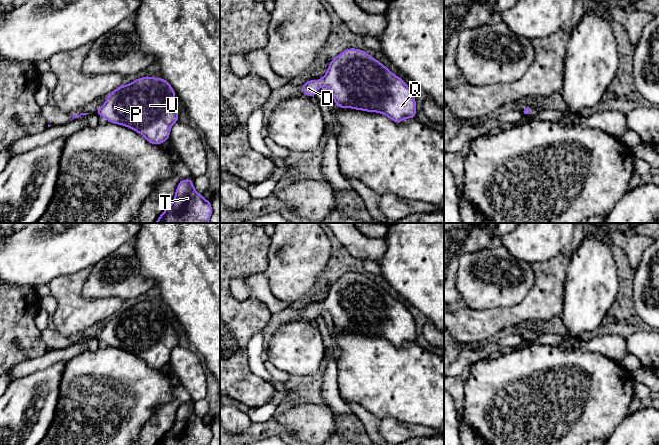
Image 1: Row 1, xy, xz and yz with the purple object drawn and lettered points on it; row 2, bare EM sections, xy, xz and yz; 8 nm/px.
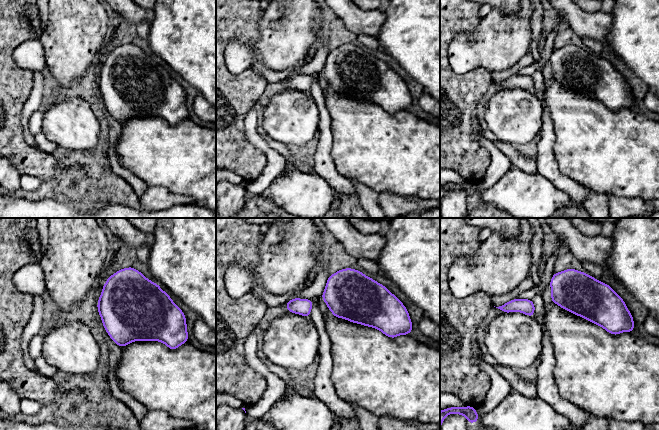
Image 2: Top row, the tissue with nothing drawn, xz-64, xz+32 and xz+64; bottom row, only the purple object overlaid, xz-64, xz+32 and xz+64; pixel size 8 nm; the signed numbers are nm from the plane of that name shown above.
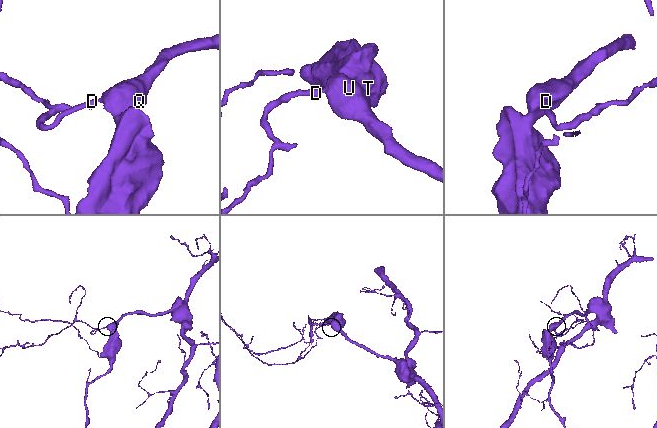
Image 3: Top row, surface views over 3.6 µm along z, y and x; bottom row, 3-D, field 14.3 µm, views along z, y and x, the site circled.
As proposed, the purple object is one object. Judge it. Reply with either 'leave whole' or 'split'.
leave whole

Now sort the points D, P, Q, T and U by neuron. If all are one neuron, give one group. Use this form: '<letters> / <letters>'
D P Q T U

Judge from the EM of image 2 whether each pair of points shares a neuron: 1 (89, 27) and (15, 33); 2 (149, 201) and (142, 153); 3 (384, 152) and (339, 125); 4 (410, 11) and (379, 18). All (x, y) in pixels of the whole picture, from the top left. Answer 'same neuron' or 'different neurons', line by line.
1: different neurons
2: different neurons
3: same neuron
4: different neurons

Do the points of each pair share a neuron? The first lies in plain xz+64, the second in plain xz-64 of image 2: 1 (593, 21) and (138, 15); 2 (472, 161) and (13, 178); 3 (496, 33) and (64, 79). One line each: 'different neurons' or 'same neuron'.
1: same neuron
2: different neurons
3: same neuron

